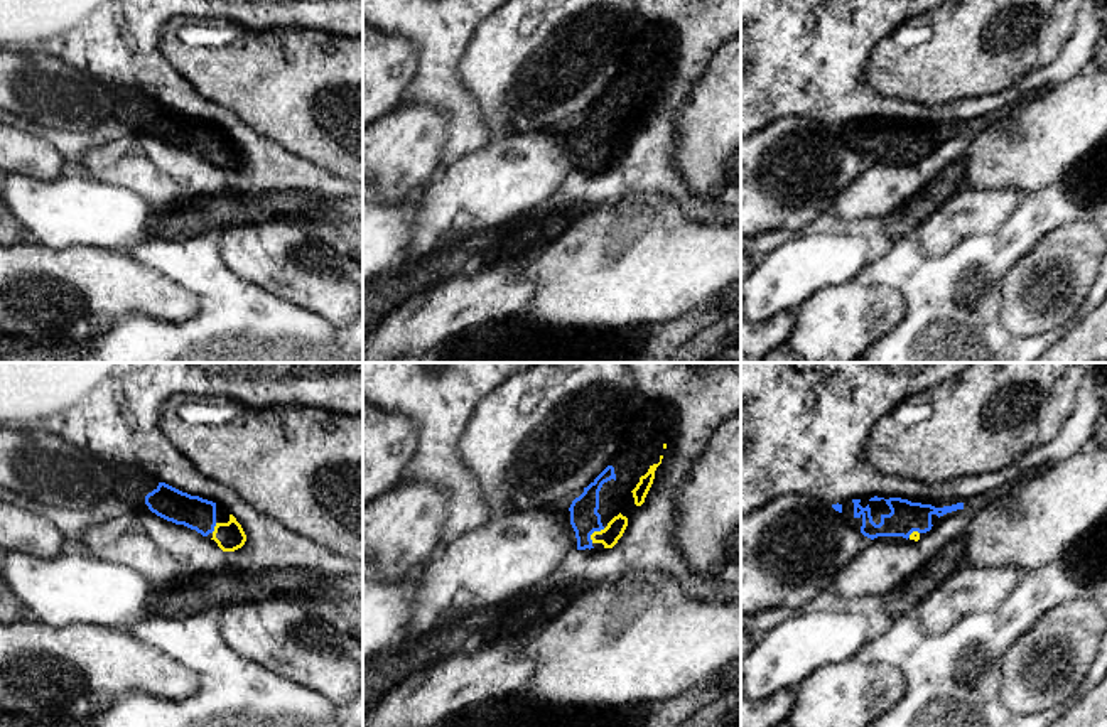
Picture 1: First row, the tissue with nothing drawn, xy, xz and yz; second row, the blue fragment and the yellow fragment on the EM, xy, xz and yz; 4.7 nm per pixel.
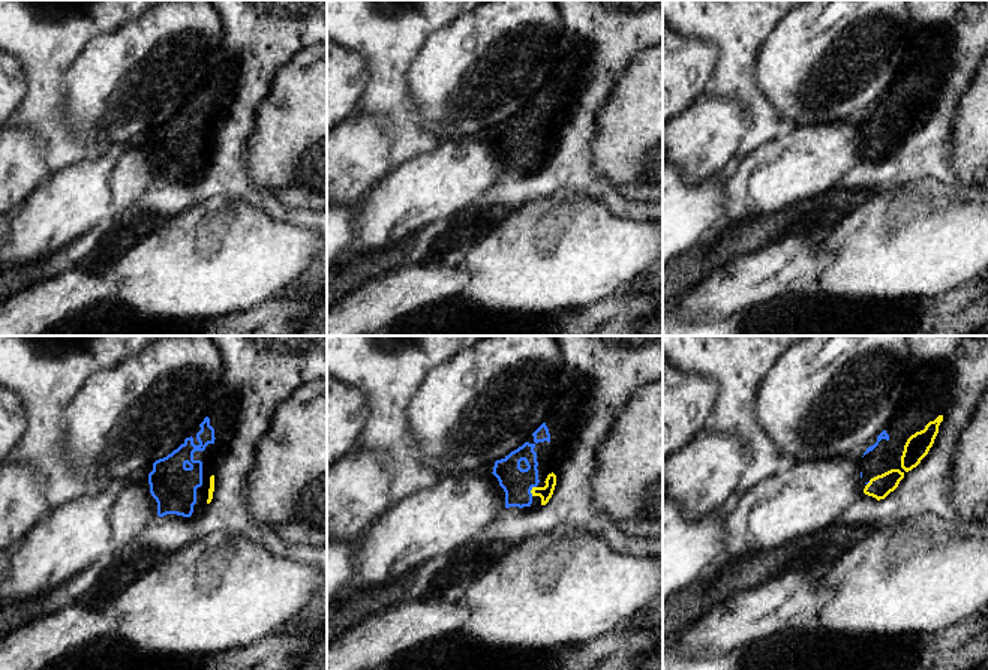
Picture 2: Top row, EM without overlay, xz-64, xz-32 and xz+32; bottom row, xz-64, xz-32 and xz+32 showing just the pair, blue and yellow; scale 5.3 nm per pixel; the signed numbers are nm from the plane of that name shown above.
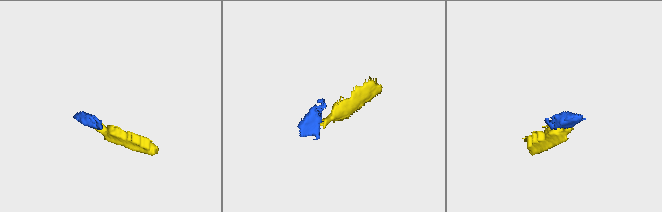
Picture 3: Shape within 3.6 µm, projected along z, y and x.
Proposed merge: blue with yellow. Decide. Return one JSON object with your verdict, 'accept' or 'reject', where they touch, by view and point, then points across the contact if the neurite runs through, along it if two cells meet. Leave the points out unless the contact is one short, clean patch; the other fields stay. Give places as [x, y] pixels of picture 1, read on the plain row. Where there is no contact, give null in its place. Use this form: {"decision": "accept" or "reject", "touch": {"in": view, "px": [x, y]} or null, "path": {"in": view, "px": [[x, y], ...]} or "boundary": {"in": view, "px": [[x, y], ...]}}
{"decision": "accept", "touch": {"in": "xz", "px": [594, 152]}, "path": {"in": "xz", "px": [[584, 140], [594, 152], [613, 154]]}}

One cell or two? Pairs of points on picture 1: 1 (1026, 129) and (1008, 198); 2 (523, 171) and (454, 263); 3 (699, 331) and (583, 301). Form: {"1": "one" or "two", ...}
{"1": "two", "2": "two", "3": "two"}

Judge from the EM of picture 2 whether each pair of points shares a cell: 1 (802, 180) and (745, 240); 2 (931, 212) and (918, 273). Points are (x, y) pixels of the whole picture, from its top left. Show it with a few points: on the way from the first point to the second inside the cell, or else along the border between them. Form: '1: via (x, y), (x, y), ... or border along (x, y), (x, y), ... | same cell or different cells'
1: border along (804, 200), (781, 210), (745, 219), (738, 225) | different cells
2: via (922, 227), (918, 240), (918, 258) | same cell

